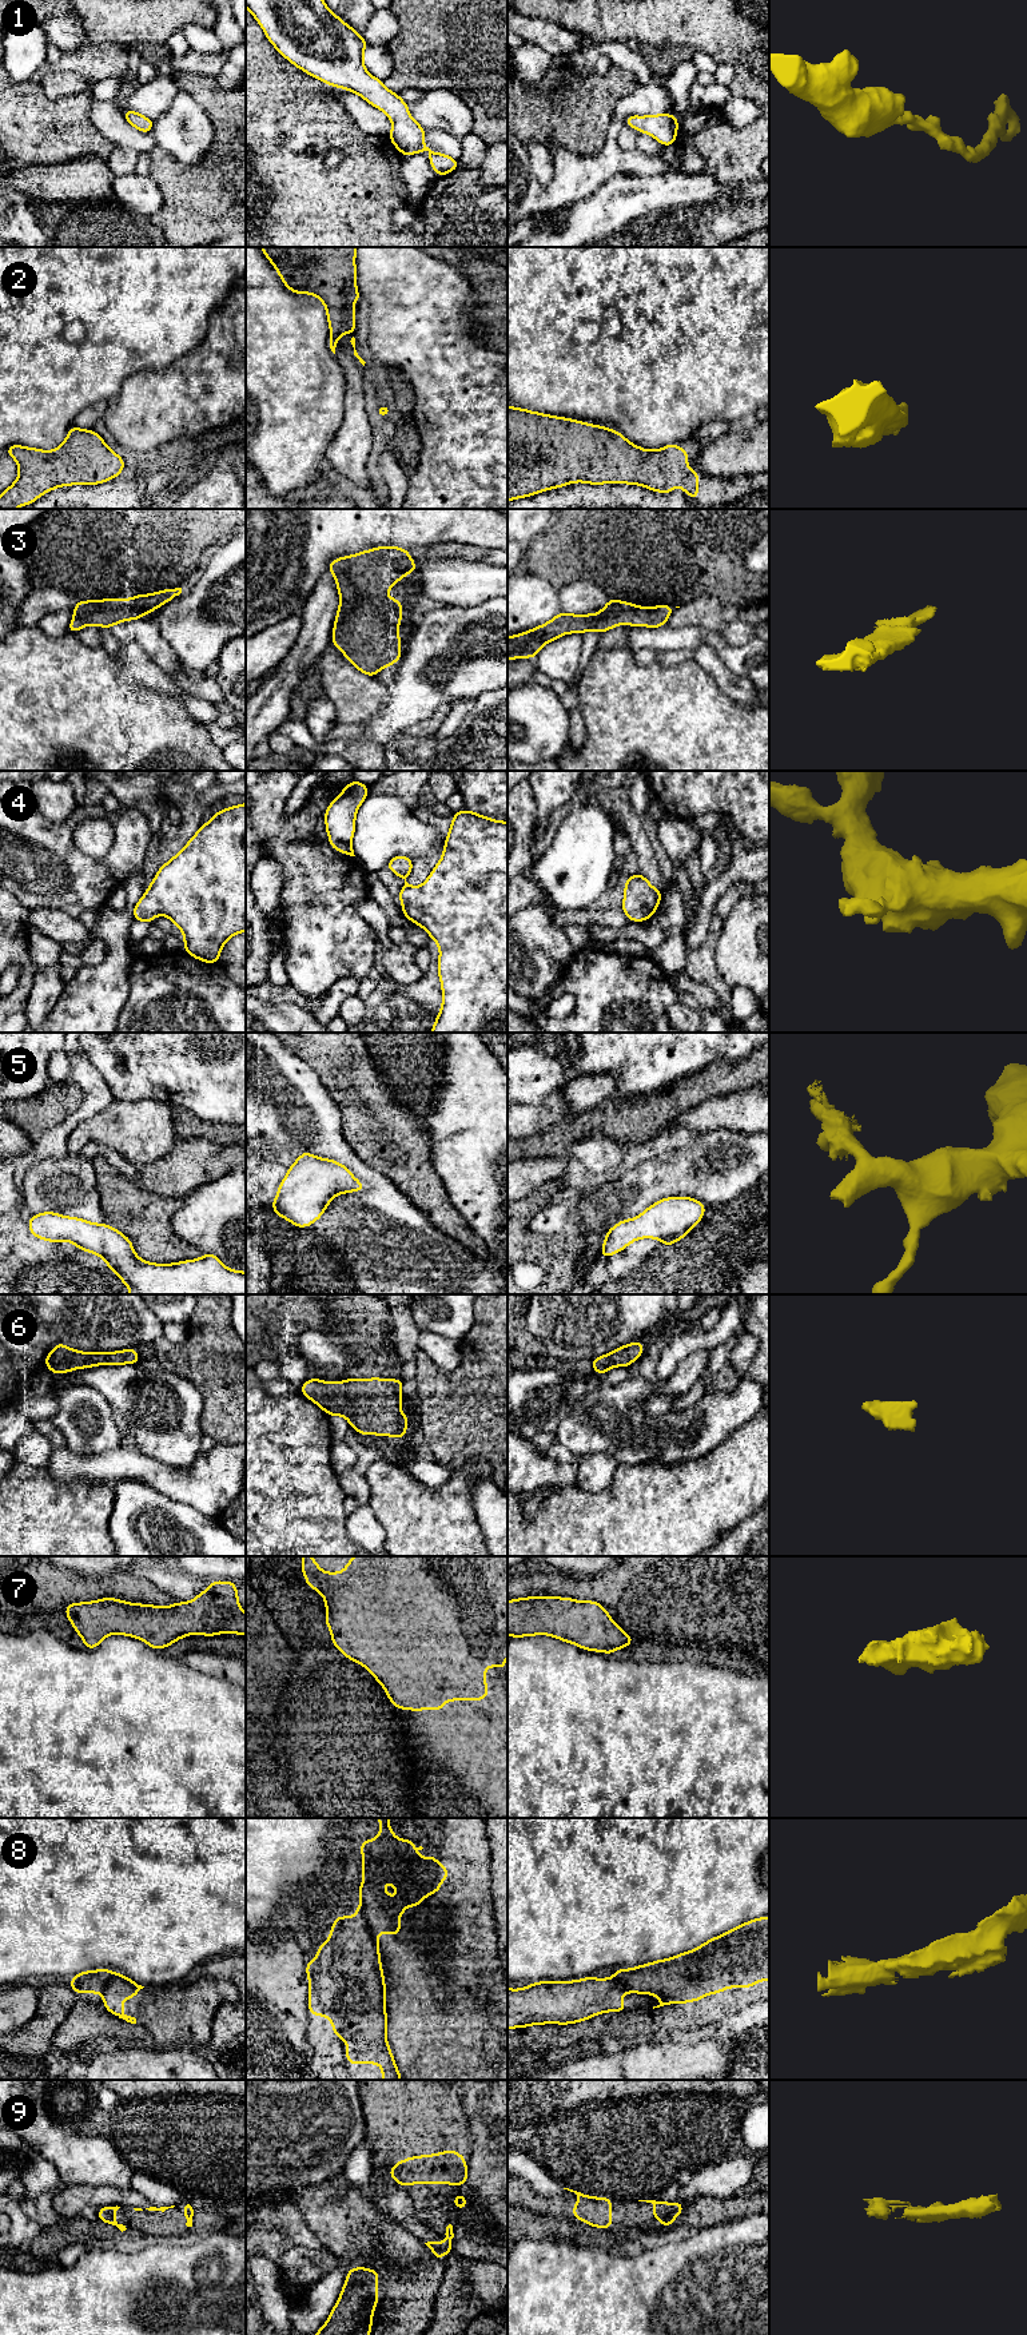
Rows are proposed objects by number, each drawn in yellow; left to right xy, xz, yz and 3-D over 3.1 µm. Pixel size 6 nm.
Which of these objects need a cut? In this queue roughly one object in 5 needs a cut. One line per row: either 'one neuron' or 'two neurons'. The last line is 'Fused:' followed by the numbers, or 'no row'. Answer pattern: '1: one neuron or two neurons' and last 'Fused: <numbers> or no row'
1: one neuron
2: one neuron
3: one neuron
4: one neuron
5: one neuron
6: one neuron
7: one neuron
8: two neurons
9: one neuron
Fused: 8

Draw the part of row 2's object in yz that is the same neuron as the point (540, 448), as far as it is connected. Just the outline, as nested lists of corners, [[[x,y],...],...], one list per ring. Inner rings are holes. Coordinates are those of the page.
[[[507,406],[507,501],[530,497],[572,482],[641,485],[665,494],[673,493],[674,486],[681,486],[682,492],[694,501],[698,498],[698,470],[688,469],[688,452],[680,449],[677,442],[662,449],[646,450],[630,443],[614,429]]]

